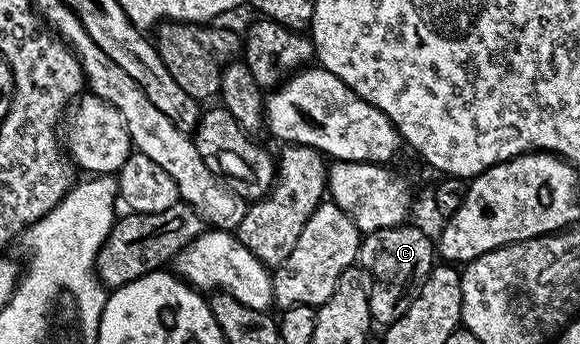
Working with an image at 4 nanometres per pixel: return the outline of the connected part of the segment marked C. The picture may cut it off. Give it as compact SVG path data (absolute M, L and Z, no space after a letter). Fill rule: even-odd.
M408 226L369 231L361 238L358 263L372 278L368 304L373 324L387 325L398 321L398 317L402 317L402 313L410 309L414 297L418 297L422 285L430 277L437 262L438 251L434 246L433 236L431 239L422 228Z

